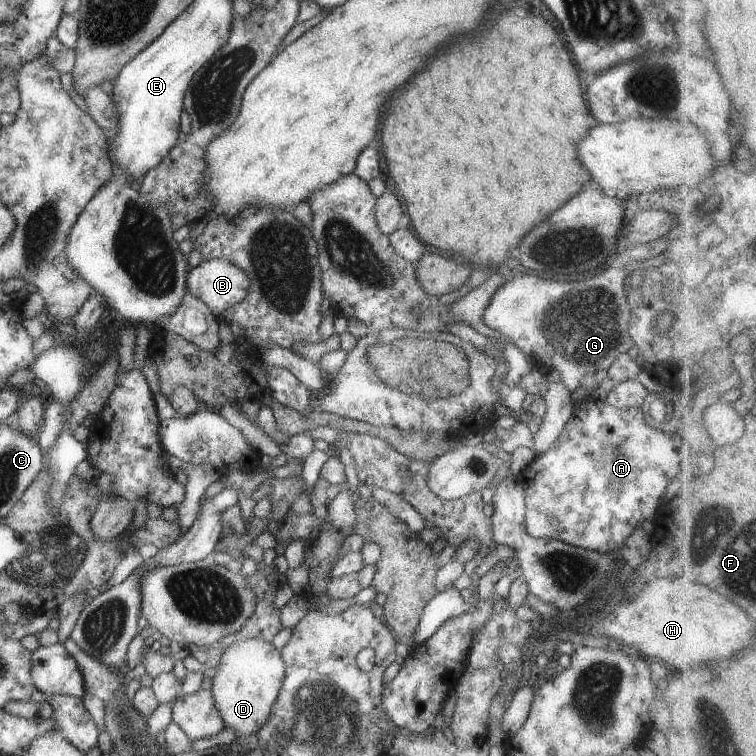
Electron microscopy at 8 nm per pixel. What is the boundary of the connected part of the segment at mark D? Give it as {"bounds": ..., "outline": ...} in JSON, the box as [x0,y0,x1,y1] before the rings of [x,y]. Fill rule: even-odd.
{"bounds":[211,640,286,739],"outline":[[[238,640],[222,652],[220,664],[212,678],[211,692],[216,709],[224,720],[224,726],[234,730],[238,739],[256,735],[258,728],[268,721],[272,706],[282,688],[285,670],[286,664],[282,659],[281,650],[266,640]]]}

